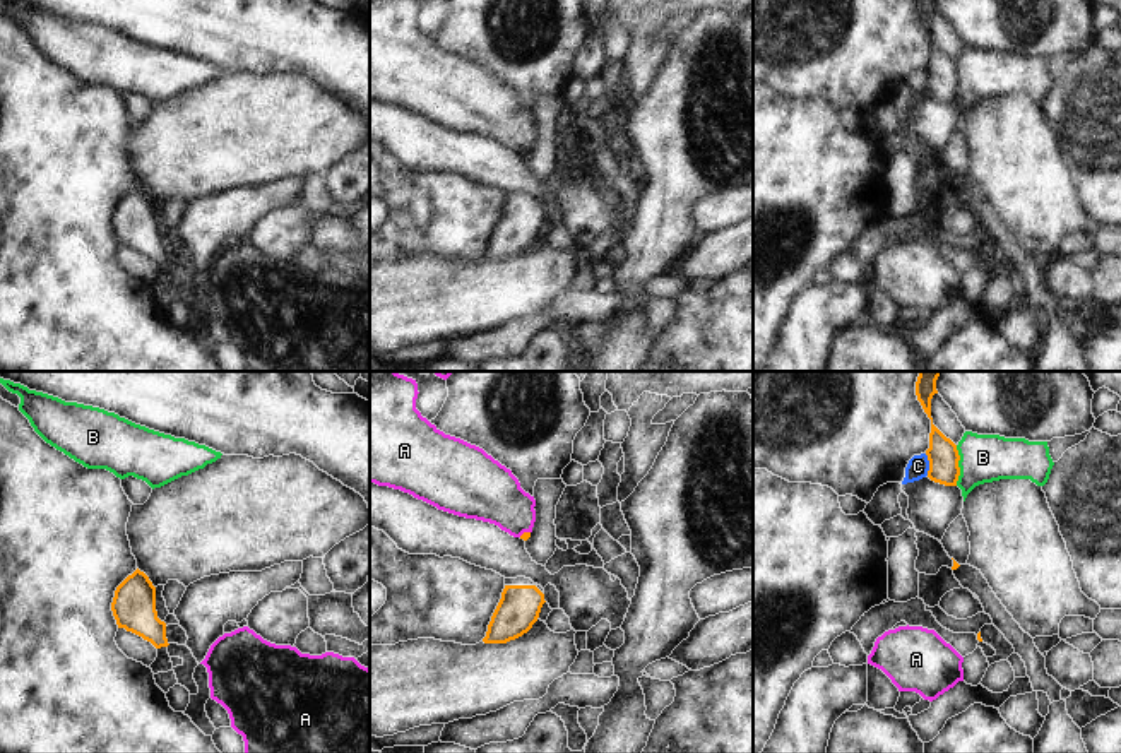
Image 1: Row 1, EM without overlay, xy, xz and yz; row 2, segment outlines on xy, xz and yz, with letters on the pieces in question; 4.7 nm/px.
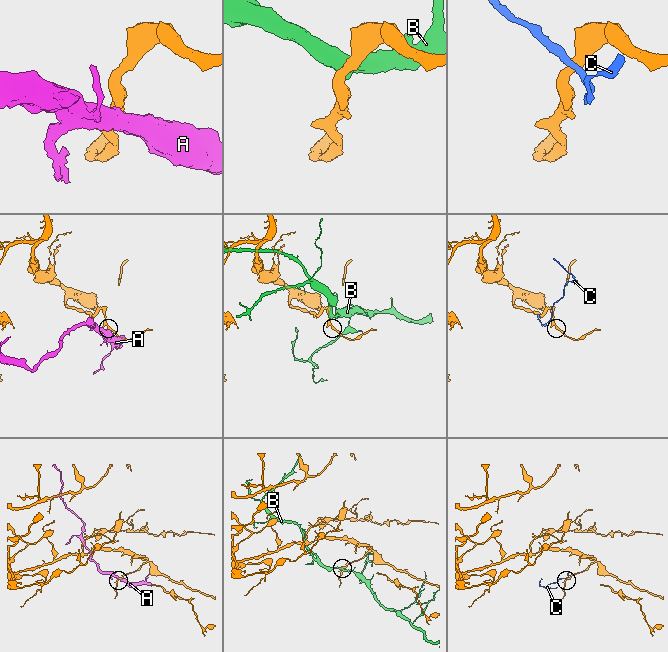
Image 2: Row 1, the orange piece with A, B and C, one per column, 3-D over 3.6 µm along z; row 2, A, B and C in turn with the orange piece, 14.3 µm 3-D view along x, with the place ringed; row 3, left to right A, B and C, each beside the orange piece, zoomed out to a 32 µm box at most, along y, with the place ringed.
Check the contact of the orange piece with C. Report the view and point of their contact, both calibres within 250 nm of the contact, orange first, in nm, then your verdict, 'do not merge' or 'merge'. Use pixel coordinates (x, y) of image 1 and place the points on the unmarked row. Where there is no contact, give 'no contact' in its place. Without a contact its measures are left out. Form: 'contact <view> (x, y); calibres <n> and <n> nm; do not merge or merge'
contact yz (930, 81); calibres 150 and 100 nm; do not merge

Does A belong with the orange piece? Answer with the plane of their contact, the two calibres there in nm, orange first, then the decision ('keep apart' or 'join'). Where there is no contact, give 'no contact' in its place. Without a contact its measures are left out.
meets orange in xz; 40 nm thick on the orange side, 280 nm on the other; keep apart

